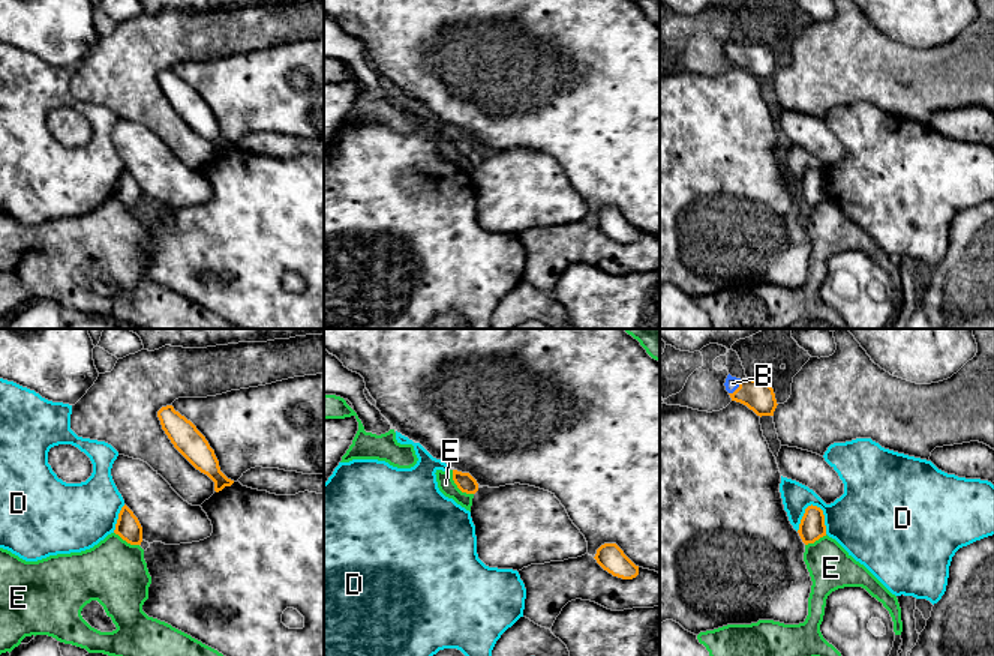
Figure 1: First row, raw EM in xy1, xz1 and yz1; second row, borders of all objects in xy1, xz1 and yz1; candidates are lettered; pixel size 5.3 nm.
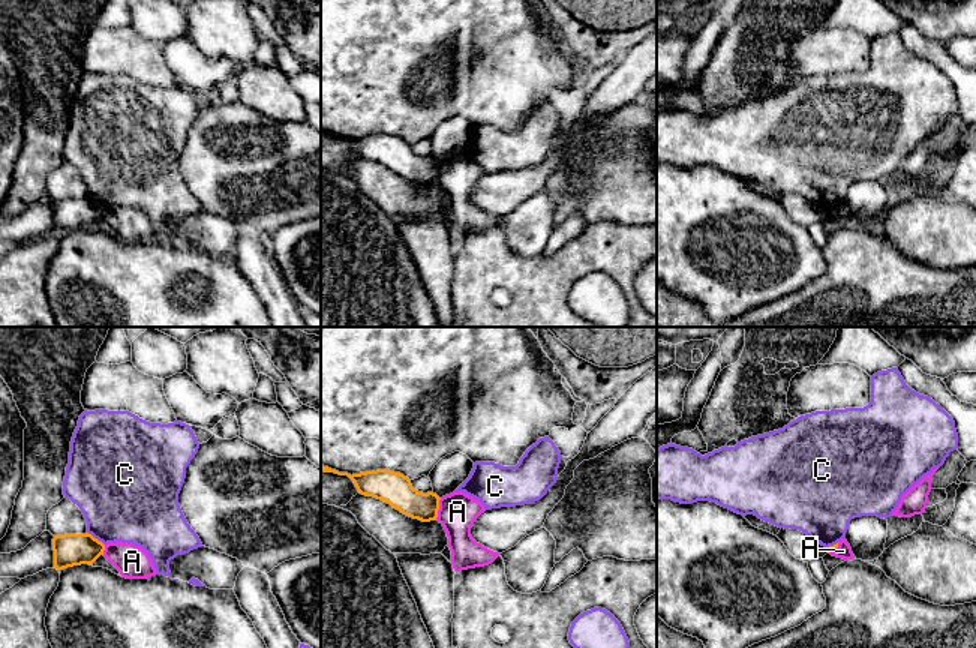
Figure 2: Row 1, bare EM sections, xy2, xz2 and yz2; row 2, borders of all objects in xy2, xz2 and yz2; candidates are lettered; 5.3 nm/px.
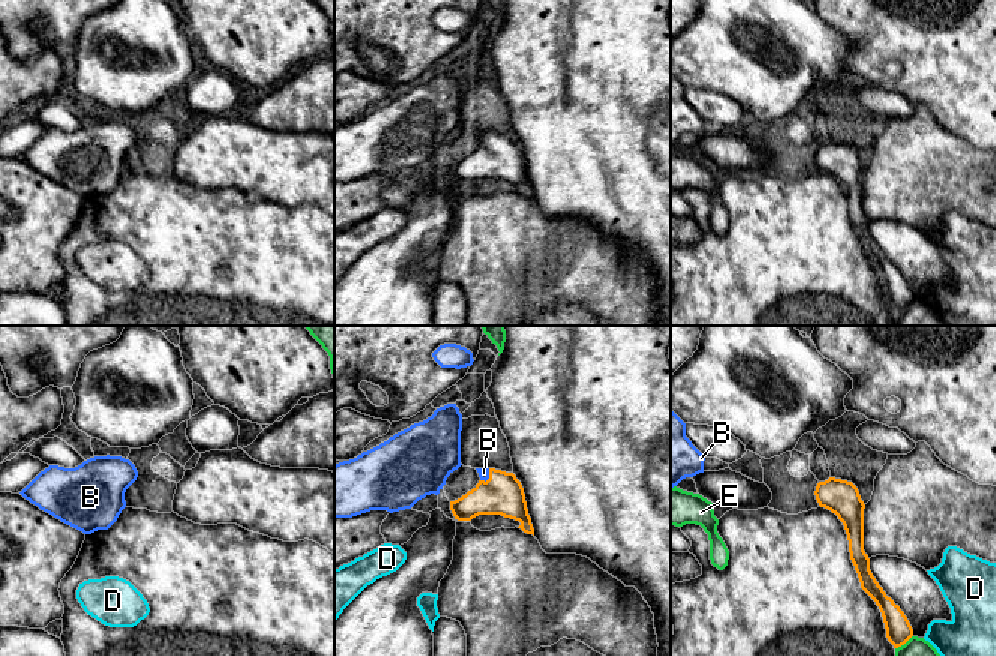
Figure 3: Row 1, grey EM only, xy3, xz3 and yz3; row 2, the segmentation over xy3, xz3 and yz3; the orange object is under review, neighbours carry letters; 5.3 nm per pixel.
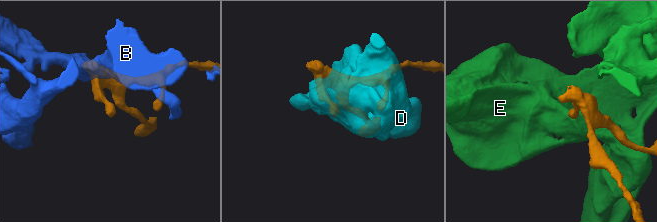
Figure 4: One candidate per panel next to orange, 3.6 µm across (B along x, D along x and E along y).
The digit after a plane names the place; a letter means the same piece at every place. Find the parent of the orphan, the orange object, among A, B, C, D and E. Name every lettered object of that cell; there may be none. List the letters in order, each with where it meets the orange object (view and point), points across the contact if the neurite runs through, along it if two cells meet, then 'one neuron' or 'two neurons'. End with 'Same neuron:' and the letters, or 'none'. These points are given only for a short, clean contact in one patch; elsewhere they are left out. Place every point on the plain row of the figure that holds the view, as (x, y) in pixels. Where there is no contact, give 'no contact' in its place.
A: meets orange in xz2 at (438, 173); border along xz2 (441, 162), (435, 183); two neurons
B: meets orange in yz1 at (738, 51); runs through yz1 (757, 59), (738, 51), (732, 47); one neuron
C: meets orange in xy2 at (96, 203); border along xy2 (87, 195), (104, 209); two neurons
D: meets orange in yz1 at (805, 174); two neurons
E: meets orange in xz1 at (458, 150); border along xz1 (452, 134), (455, 147), (462, 155), (473, 158); two neurons
Same neuron: B

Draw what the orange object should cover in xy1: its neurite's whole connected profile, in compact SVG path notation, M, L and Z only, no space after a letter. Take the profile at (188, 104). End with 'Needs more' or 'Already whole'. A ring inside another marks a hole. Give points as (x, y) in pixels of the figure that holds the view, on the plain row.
M172 69L162 71L157 75L162 93L174 111L201 137L214 146L214 155L231 150L234 144L228 143L219 131L214 114L196 90L174 74Z. Already whole

